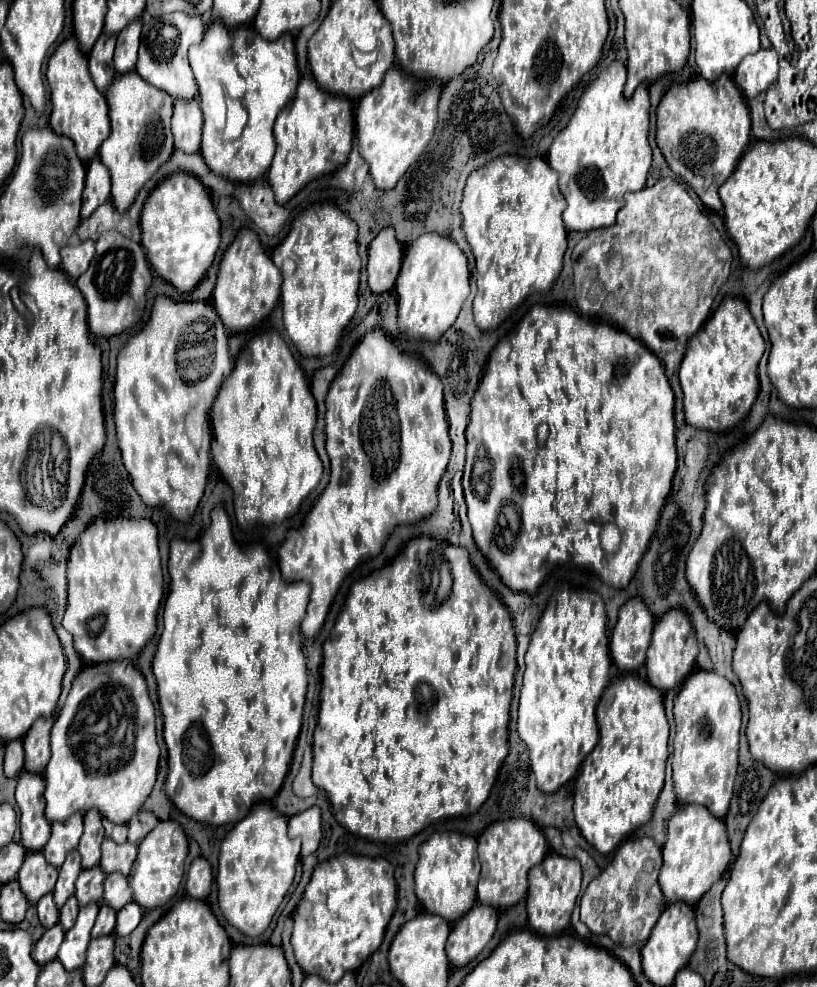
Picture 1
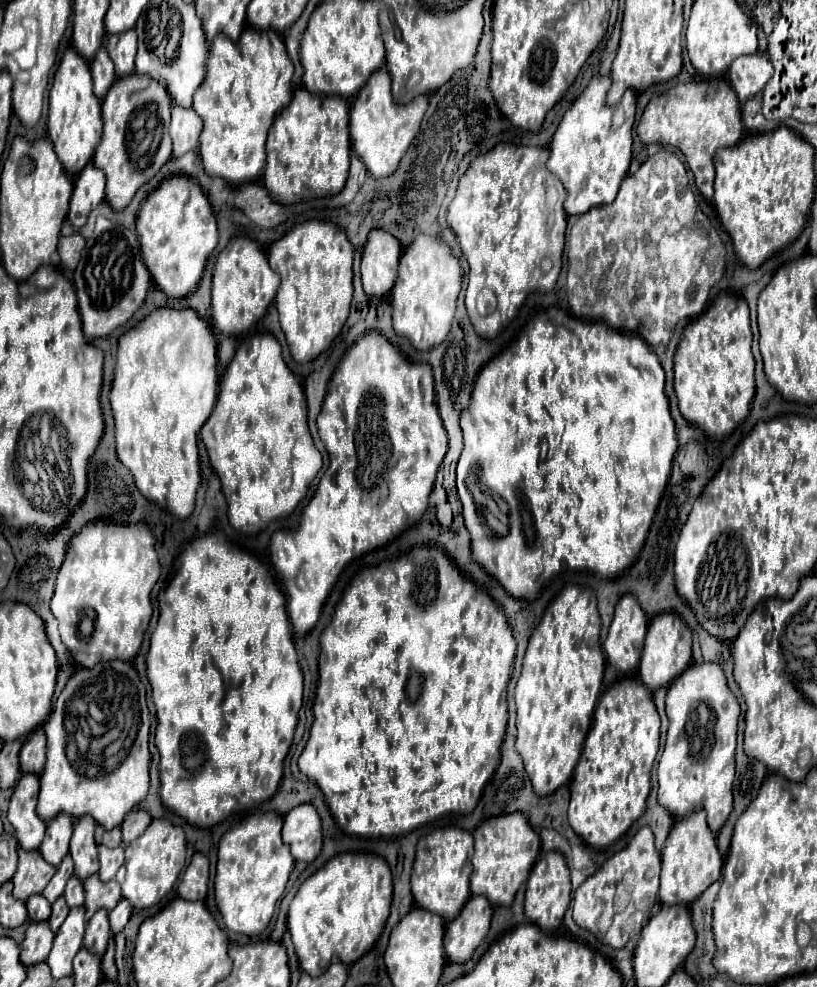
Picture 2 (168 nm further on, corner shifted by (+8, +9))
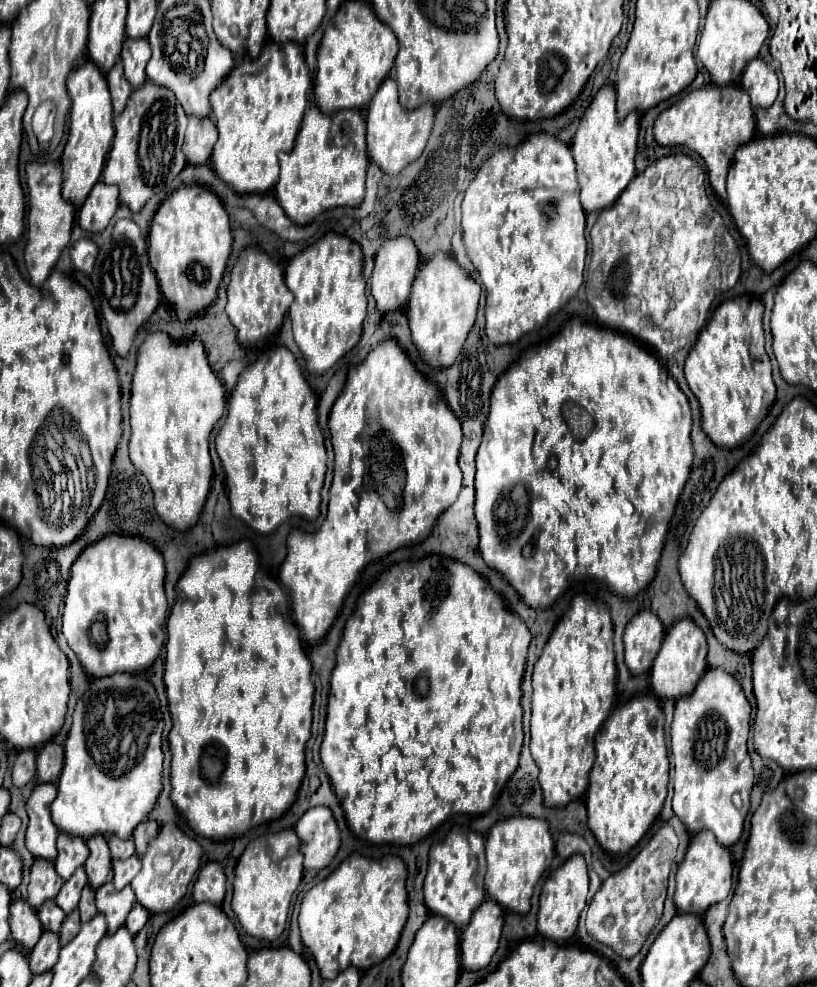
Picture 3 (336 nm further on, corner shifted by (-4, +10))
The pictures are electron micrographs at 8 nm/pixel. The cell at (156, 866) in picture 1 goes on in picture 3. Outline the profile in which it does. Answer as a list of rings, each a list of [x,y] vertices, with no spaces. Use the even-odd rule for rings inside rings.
[[[165,824],[161,828],[159,836],[149,844],[143,858],[145,858],[145,860],[141,860],[143,868],[141,868],[139,876],[131,882],[131,886],[135,890],[135,896],[137,896],[137,902],[143,904],[151,914],[169,912],[185,896],[189,882],[193,880],[195,872],[199,870],[201,846],[193,838],[183,834],[175,824]],[[157,858],[169,858],[167,872],[161,872],[157,868]]]

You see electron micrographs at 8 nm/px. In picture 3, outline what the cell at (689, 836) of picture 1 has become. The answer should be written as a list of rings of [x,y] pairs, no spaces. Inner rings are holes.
[[[703,830],[691,838],[689,850],[685,854],[685,860],[677,868],[677,888],[675,888],[675,906],[679,912],[691,912],[697,916],[703,916],[709,906],[723,900],[731,890],[731,852],[723,846],[719,846],[715,834]]]

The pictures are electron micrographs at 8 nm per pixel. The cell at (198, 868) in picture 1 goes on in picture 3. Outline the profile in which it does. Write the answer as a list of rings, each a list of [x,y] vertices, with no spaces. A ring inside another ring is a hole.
[[[209,862],[201,868],[193,886],[193,900],[221,904],[225,898],[225,874],[219,862]]]

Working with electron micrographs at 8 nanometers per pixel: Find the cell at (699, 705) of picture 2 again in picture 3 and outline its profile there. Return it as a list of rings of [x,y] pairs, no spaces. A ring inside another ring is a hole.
[[[709,668],[693,694],[679,698],[671,722],[675,816],[679,816],[693,834],[711,830],[725,848],[741,838],[743,822],[749,812],[749,794],[753,788],[753,768],[747,752],[749,720],[751,706],[739,682],[725,670]]]

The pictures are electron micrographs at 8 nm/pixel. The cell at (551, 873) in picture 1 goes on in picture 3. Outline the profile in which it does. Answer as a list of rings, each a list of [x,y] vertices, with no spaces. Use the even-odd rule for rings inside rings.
[[[575,854],[563,866],[559,866],[543,884],[541,898],[539,898],[539,920],[537,920],[539,934],[543,934],[559,944],[569,942],[577,930],[579,914],[583,912],[583,908],[587,904],[587,892],[589,892],[587,864],[581,854]]]

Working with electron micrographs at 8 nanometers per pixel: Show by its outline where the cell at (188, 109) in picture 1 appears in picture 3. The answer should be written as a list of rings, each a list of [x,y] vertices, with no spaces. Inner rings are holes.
[[[189,118],[189,126],[183,142],[183,152],[189,164],[195,166],[207,164],[215,142],[217,142],[217,128],[213,120],[199,122],[199,118]]]

